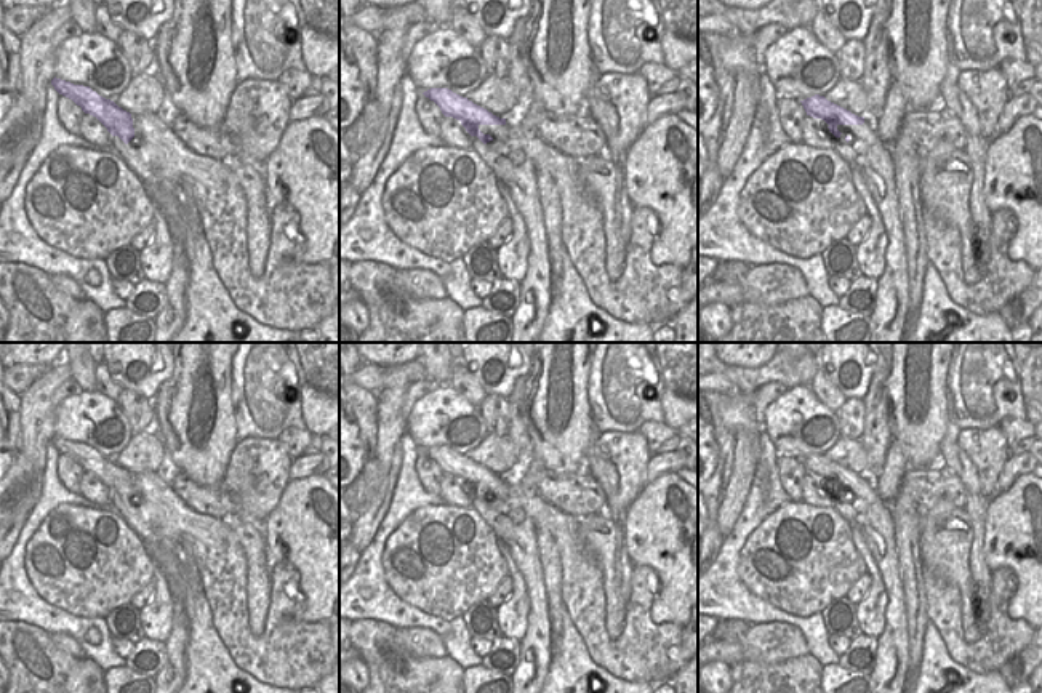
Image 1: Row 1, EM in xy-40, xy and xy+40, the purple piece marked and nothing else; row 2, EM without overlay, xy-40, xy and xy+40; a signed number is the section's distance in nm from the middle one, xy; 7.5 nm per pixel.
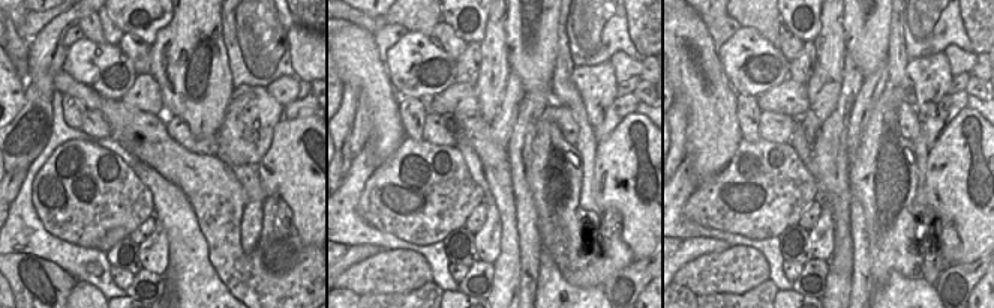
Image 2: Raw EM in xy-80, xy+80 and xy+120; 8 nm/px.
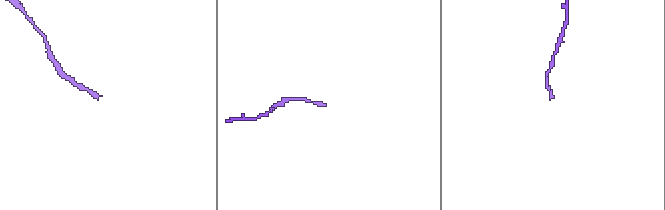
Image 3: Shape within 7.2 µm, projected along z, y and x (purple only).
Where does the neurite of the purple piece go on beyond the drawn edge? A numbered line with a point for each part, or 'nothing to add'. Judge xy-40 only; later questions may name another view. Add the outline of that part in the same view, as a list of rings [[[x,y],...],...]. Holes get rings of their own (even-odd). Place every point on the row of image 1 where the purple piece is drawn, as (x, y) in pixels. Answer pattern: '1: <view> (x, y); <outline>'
1: xy-40 (165, 194); [[[112,136],[110,146],[118,152],[118,157],[130,170],[134,171],[149,194],[149,198],[162,211],[166,224],[170,219],[179,219],[184,213],[184,202],[181,198],[181,187],[152,170],[139,157],[139,152],[130,142],[125,144],[118,136]]]

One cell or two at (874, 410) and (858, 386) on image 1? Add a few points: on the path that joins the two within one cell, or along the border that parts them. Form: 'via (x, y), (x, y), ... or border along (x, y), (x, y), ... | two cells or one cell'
border along (882, 362), (861, 399) | two cells

